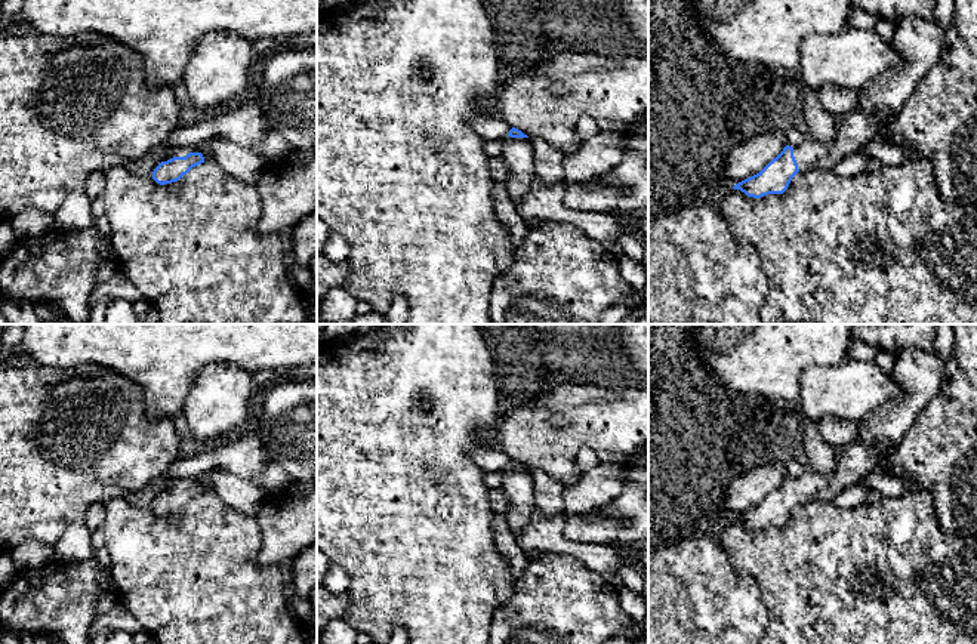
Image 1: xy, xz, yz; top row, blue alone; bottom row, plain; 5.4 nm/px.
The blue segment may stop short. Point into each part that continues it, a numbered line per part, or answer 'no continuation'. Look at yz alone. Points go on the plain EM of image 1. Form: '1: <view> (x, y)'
1: yz (920, 373)

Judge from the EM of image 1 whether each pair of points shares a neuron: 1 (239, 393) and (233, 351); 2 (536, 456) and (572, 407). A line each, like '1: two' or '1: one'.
1: two
2: one

